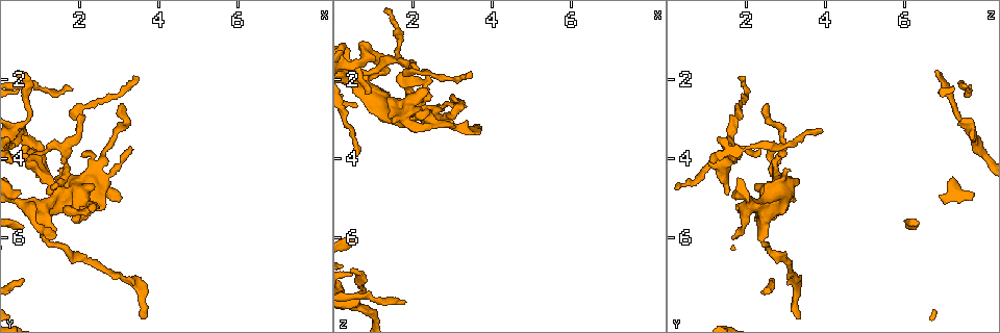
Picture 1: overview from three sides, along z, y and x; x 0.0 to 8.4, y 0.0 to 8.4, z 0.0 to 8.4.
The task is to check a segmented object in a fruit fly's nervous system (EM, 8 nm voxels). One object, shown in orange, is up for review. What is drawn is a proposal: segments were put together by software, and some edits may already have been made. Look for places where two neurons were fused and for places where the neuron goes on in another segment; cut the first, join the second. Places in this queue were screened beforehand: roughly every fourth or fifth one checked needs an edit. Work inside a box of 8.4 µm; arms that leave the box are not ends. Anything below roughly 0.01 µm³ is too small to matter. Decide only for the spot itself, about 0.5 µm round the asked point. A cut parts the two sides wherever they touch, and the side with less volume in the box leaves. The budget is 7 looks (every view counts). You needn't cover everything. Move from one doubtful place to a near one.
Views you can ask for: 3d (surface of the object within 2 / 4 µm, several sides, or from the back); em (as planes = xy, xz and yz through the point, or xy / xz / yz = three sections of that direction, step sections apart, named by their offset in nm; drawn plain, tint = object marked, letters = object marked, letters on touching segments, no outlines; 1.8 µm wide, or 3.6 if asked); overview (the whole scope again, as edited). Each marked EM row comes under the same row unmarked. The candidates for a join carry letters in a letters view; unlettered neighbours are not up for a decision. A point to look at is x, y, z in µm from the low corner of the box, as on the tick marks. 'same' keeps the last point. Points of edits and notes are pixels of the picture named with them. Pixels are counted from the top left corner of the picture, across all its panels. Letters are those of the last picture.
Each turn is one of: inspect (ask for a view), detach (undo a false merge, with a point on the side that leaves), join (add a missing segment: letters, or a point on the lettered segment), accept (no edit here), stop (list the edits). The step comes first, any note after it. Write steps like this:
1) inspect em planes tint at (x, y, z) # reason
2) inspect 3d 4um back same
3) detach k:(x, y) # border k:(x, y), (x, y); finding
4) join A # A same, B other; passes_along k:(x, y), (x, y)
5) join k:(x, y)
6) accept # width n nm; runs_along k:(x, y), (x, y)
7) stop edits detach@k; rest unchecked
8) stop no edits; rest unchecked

inspect 3d 2um at (3.35, 3.80, 2.65) # thin end

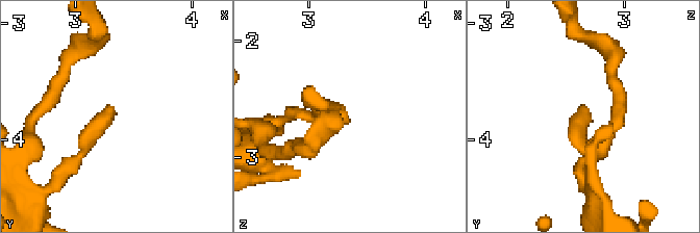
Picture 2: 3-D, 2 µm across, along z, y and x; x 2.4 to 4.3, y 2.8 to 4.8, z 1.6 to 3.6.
inspect em xz step 4 tint at (3.32, 3.76, 2.72)

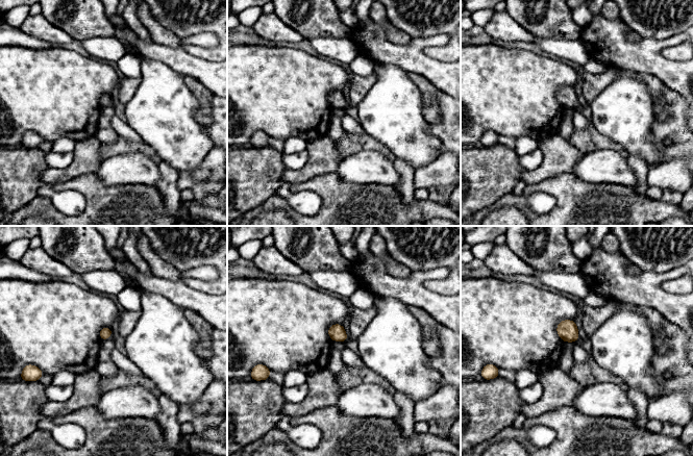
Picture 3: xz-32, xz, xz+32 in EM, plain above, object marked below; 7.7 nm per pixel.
inspect em planes letters same # another direction

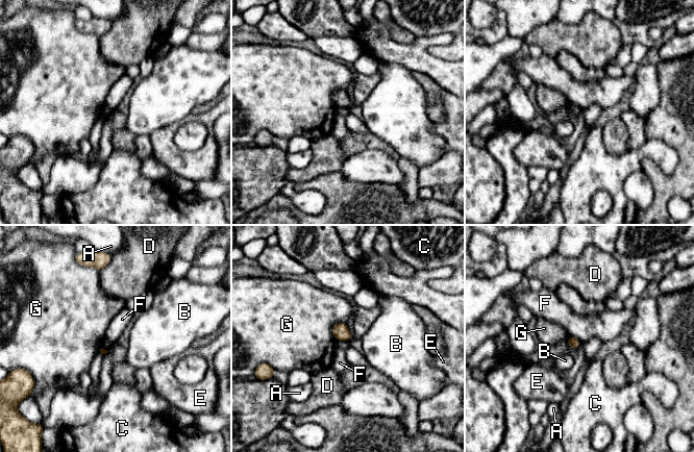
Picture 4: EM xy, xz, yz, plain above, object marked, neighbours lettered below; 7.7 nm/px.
accept # A other, B other, C other, D other, E other, F other, G other; border 4:(569, 334), (576, 337), (583, 344); none of them fits

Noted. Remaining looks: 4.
inspect em 3.6um planes letters at (1.90, 5.40, 2.15) # sharp bend

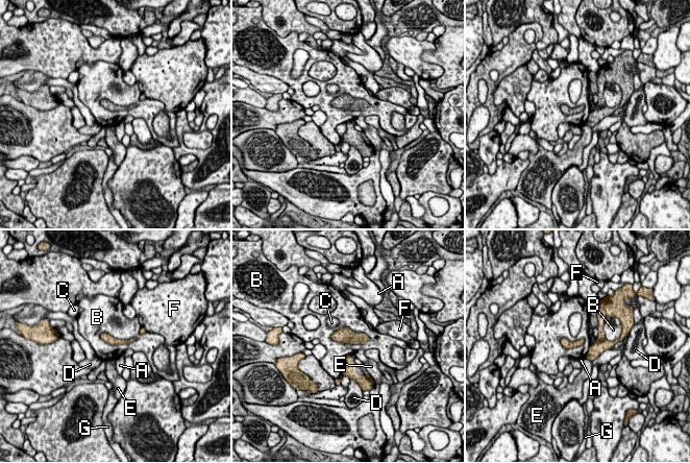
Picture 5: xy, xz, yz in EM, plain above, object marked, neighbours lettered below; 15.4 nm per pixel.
accept # A other, B other, C other, D other, E other, F other, G other; one neuron here

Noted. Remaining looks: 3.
inspect 3d 2um at (0.65, 2.40, 7.15) # abrupt turn

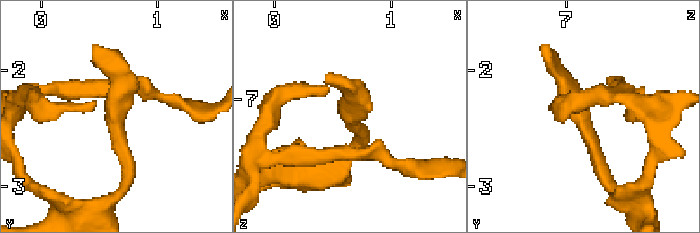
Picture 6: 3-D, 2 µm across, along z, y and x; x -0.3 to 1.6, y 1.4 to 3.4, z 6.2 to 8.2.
inspect em xz step 16 tint at (0.66, 2.36, 7.14) # now the EM

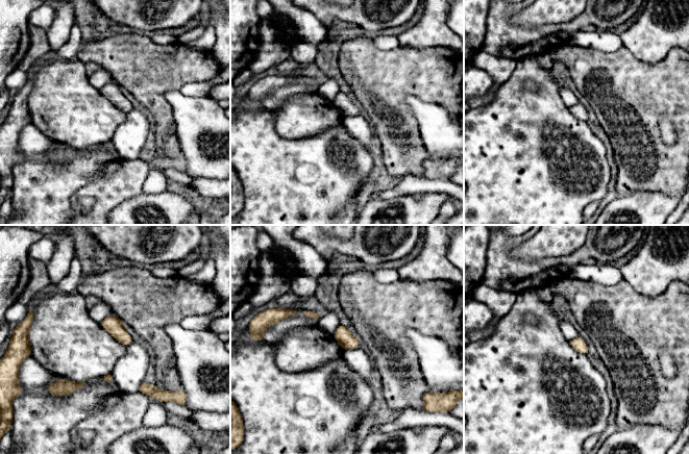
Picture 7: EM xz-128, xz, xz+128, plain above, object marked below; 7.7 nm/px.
inspect em xz step 16 letters same

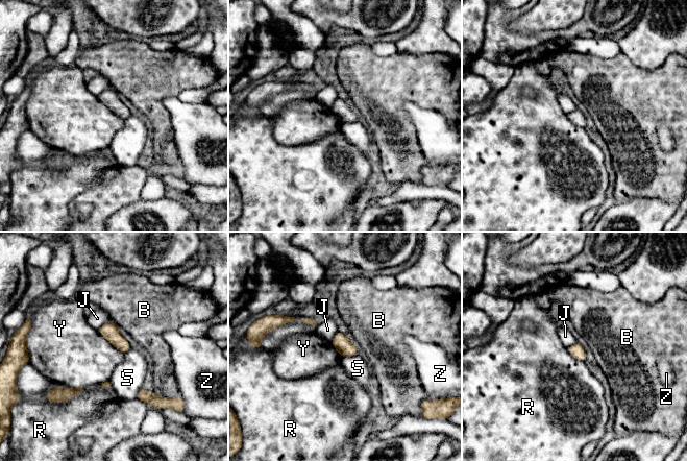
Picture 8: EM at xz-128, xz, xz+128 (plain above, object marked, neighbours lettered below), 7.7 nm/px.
accept # width 110 nm; B other, J other, R other, S other, Y other, Z other; border 8:(98, 331), (124, 354); continuous, no second neuron

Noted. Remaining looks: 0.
stop no edits; rest unchecked

